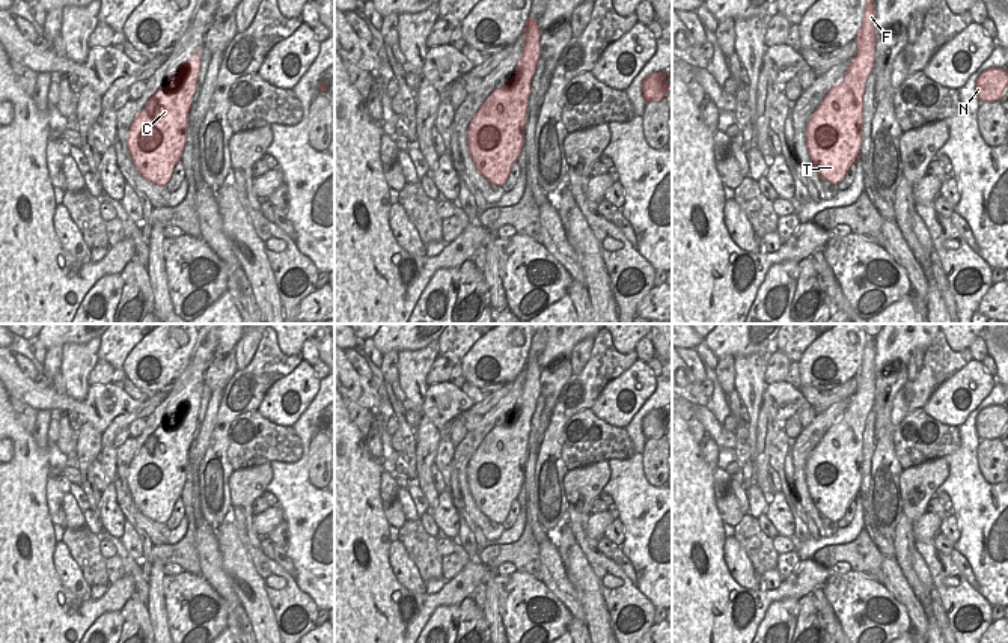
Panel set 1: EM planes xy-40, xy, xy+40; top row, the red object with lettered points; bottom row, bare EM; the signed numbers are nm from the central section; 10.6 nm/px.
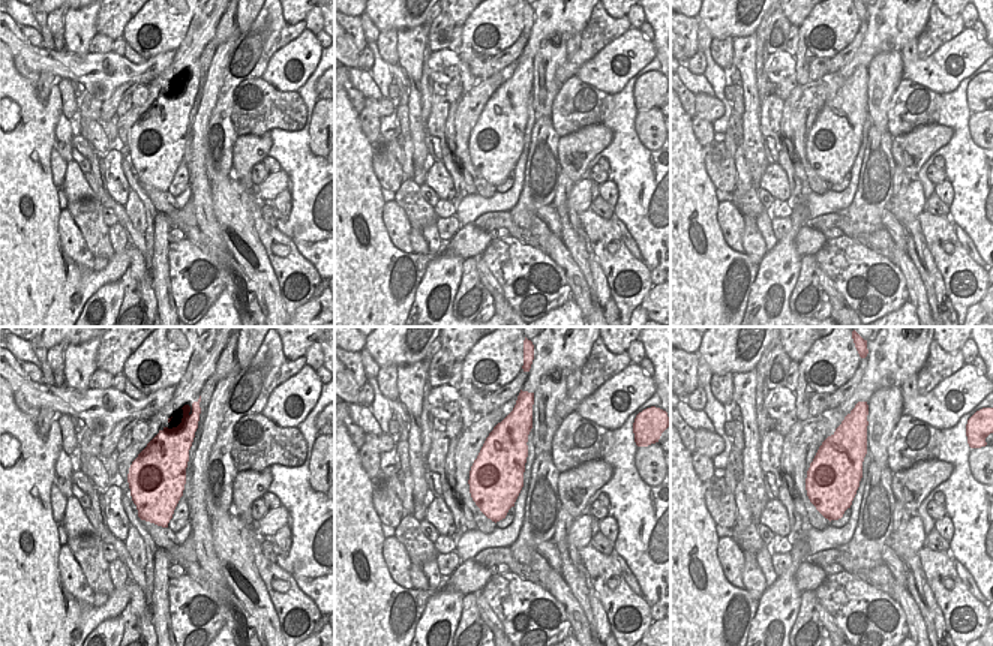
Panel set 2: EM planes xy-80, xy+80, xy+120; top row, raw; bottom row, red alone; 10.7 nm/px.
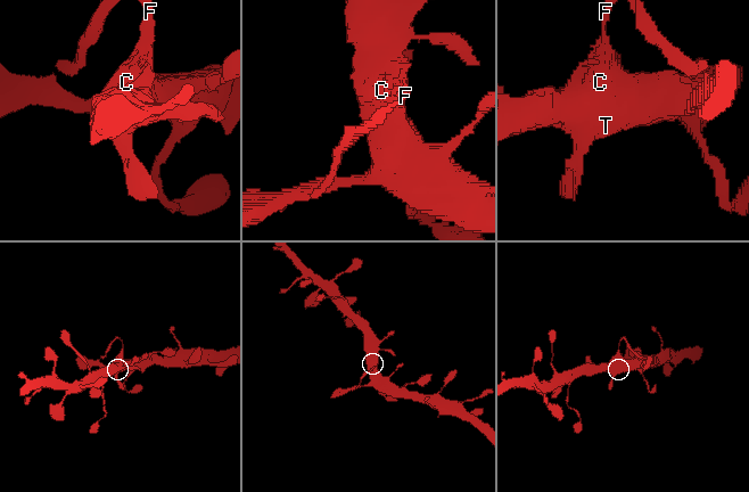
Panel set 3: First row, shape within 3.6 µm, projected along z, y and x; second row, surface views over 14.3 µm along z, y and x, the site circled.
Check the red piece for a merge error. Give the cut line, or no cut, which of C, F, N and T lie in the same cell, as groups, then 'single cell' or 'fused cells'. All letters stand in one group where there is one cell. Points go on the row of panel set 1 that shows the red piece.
cut xy-40 (178, 68), (196, 79); groups C N T / F; fused cells

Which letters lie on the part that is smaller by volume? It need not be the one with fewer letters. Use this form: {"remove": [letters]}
{"remove": ["F"]}

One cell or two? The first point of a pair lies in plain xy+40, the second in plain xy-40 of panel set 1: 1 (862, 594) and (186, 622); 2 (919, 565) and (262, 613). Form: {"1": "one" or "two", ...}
{"1": "one", "2": "one"}

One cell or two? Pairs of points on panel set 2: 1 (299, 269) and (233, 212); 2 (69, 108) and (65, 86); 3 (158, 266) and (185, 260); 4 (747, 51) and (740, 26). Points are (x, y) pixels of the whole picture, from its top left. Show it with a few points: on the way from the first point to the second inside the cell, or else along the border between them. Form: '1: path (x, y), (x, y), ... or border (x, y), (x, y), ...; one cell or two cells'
1: border (257, 207), (254, 212), (254, 228), (270, 266); two cells
2: path (69, 102), (66, 92); one cell
3: border (168, 243), (168, 281), (173, 297); two cells
4: border (755, 33), (734, 39); two cells

